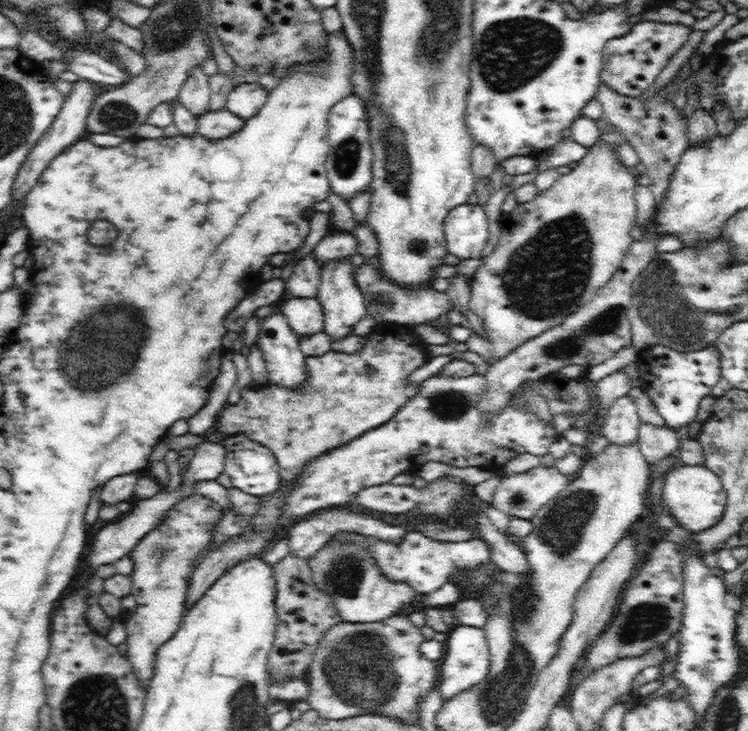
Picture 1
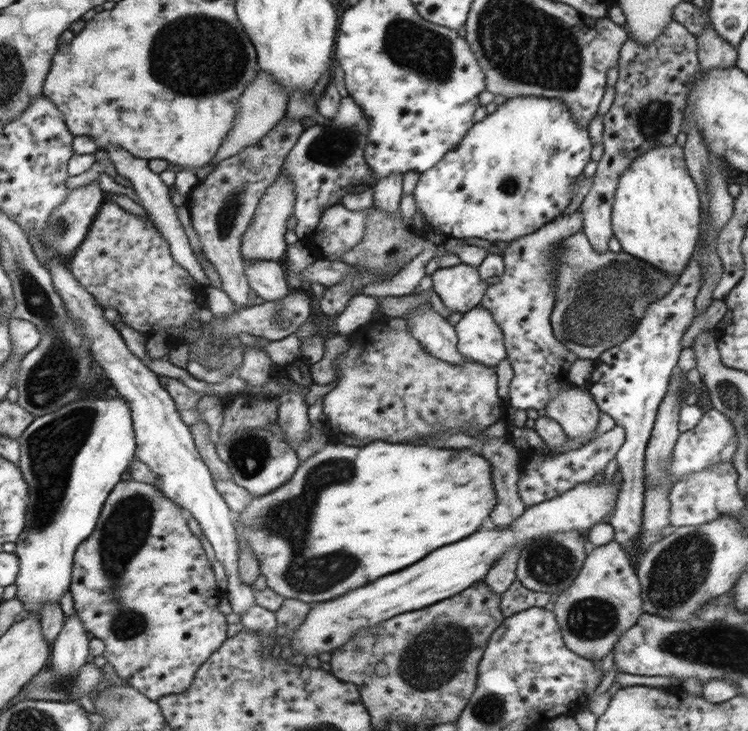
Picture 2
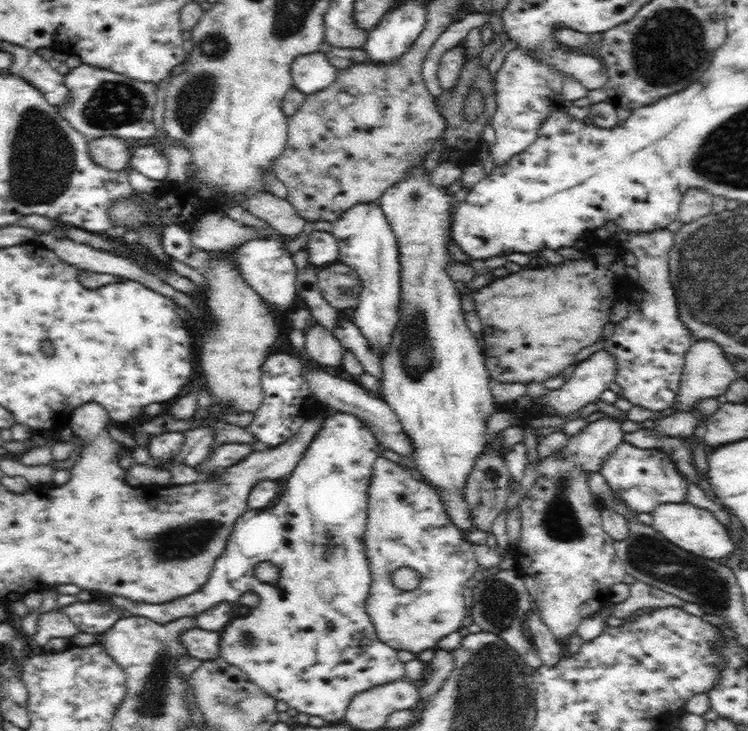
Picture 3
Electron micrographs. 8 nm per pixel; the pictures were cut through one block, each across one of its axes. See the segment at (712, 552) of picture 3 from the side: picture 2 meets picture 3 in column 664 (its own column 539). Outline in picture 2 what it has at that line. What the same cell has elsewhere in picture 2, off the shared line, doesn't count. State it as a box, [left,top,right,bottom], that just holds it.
[278,479,621,657]

